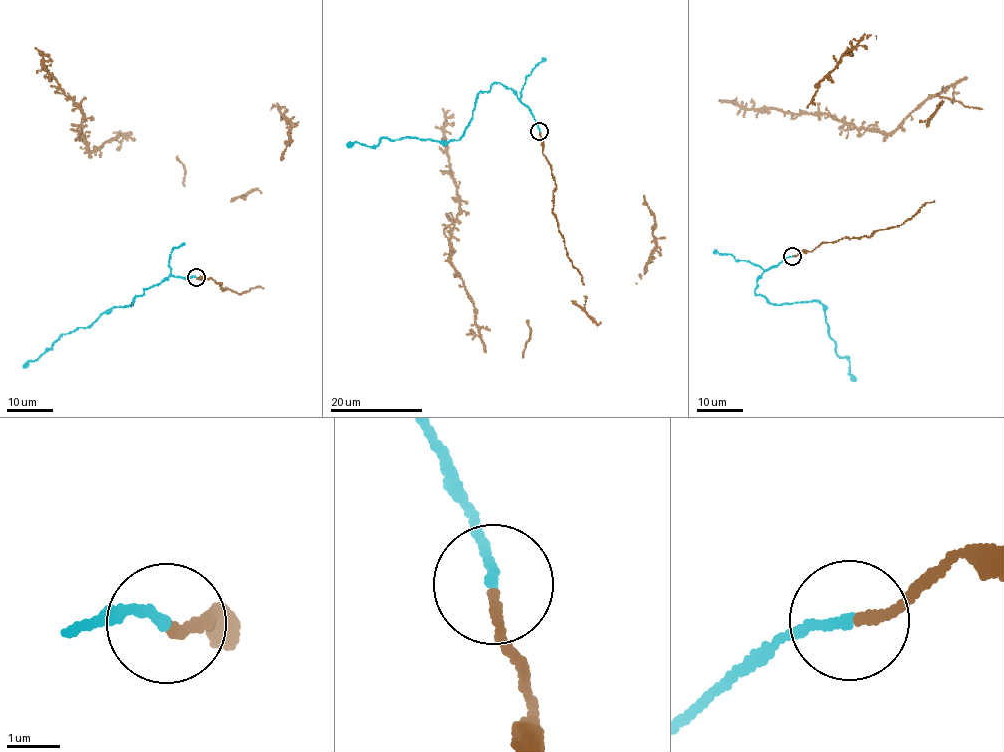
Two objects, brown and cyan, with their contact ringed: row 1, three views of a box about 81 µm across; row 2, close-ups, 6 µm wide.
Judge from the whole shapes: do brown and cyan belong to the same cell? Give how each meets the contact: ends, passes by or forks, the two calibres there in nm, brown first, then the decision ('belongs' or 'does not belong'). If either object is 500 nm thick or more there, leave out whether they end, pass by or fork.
brown ends | cyan ends | 170/180 nm | belongs

